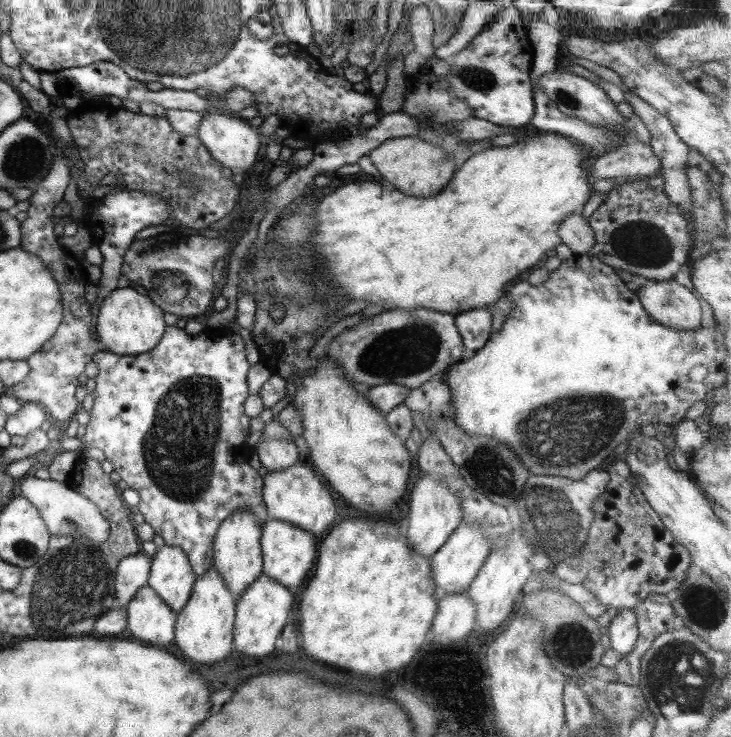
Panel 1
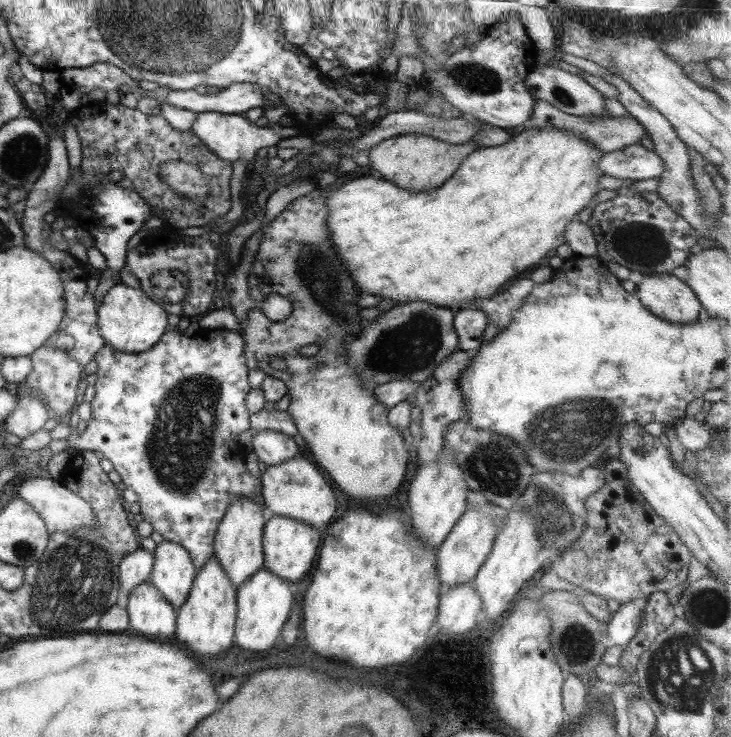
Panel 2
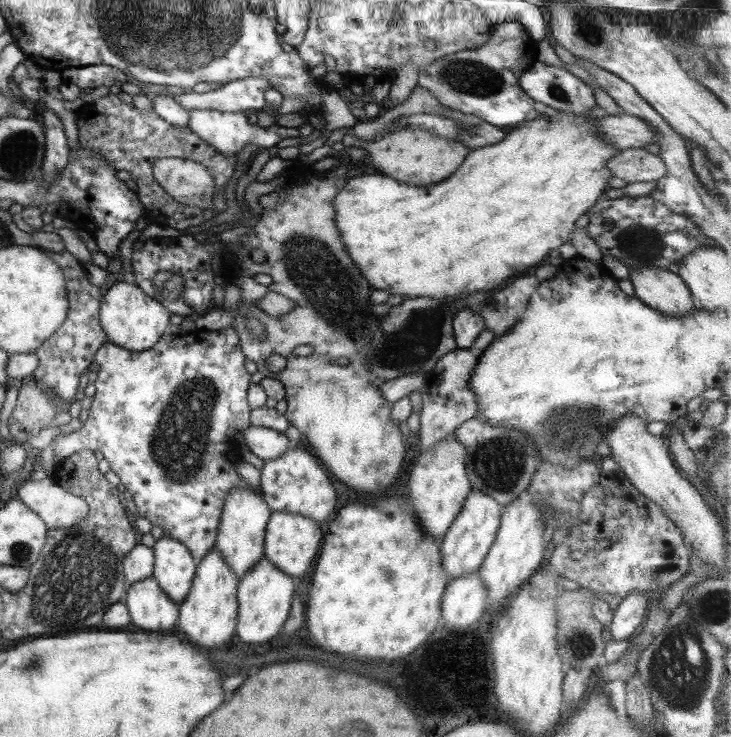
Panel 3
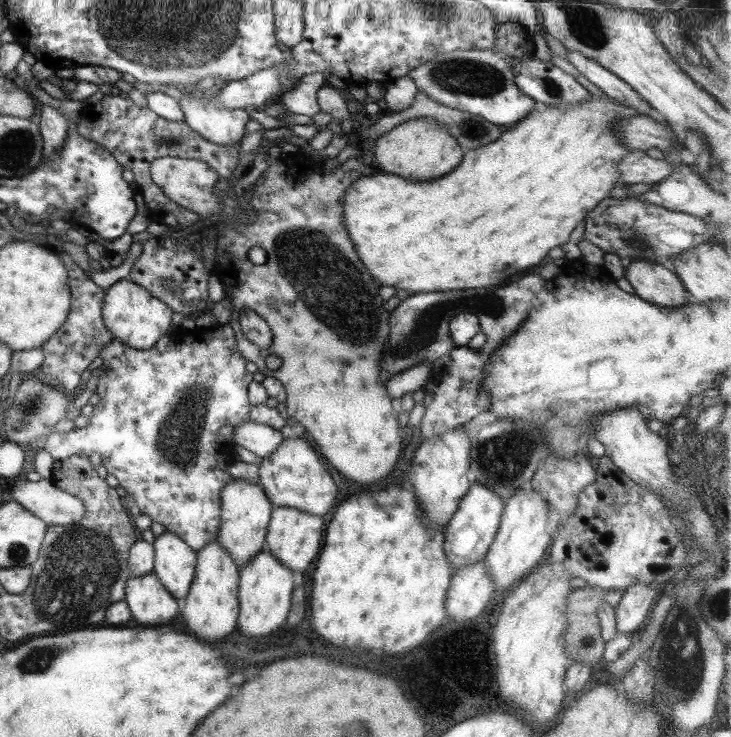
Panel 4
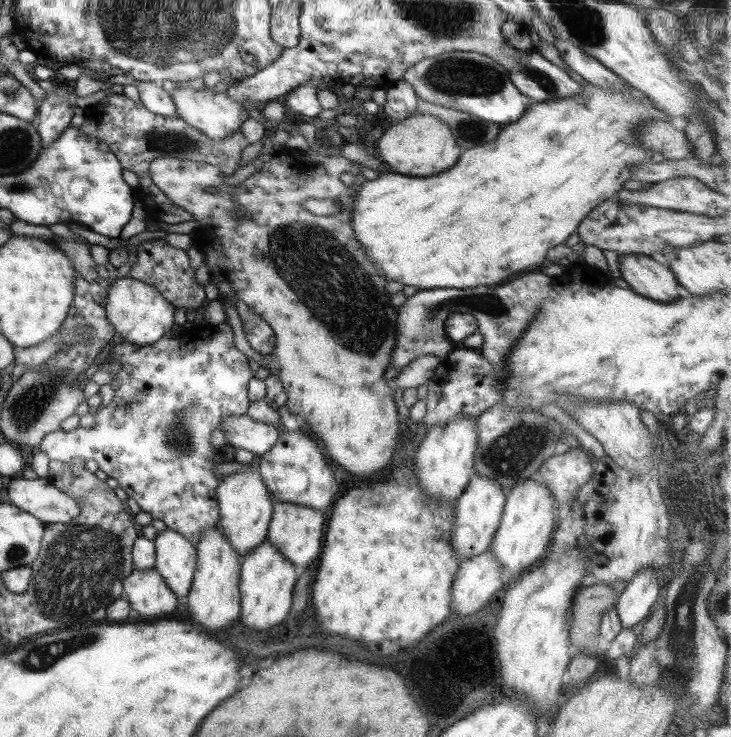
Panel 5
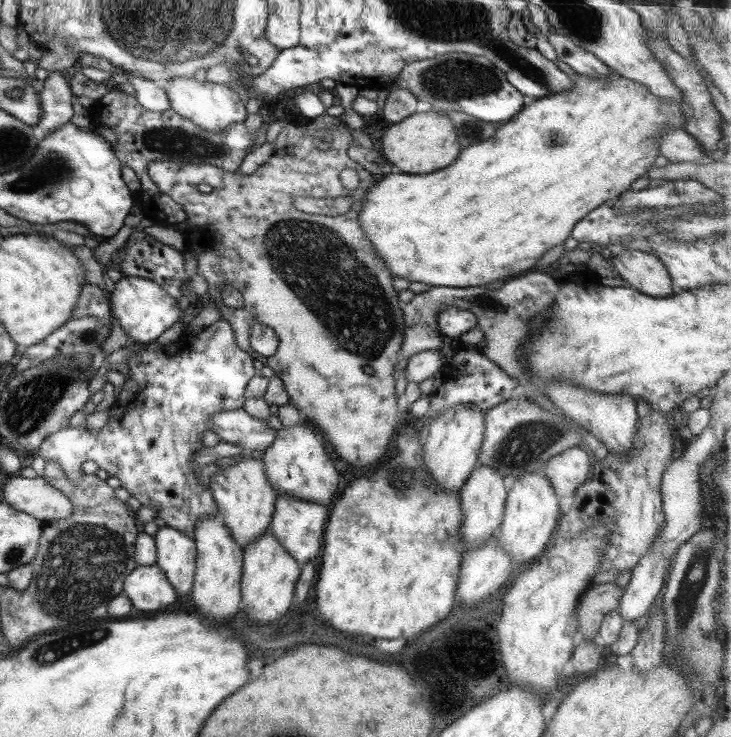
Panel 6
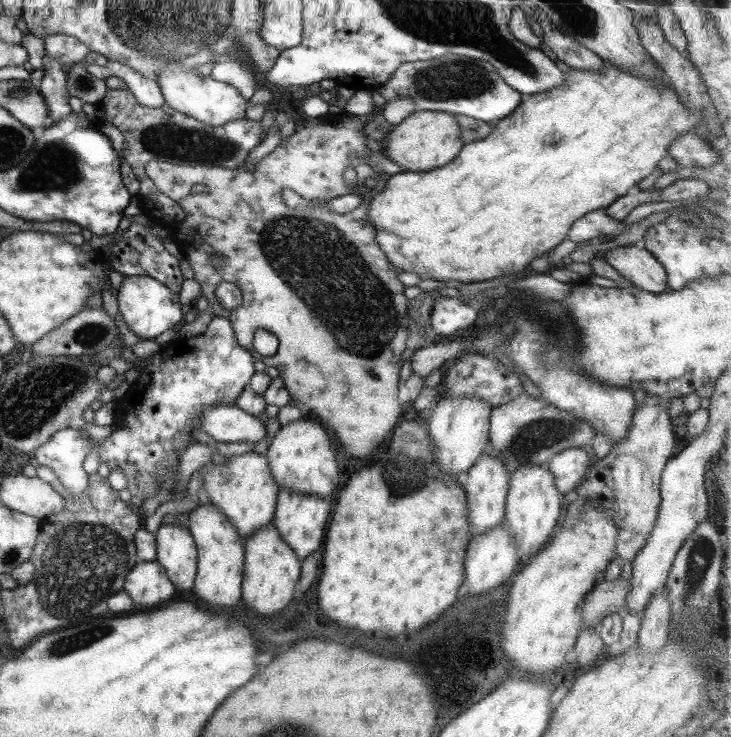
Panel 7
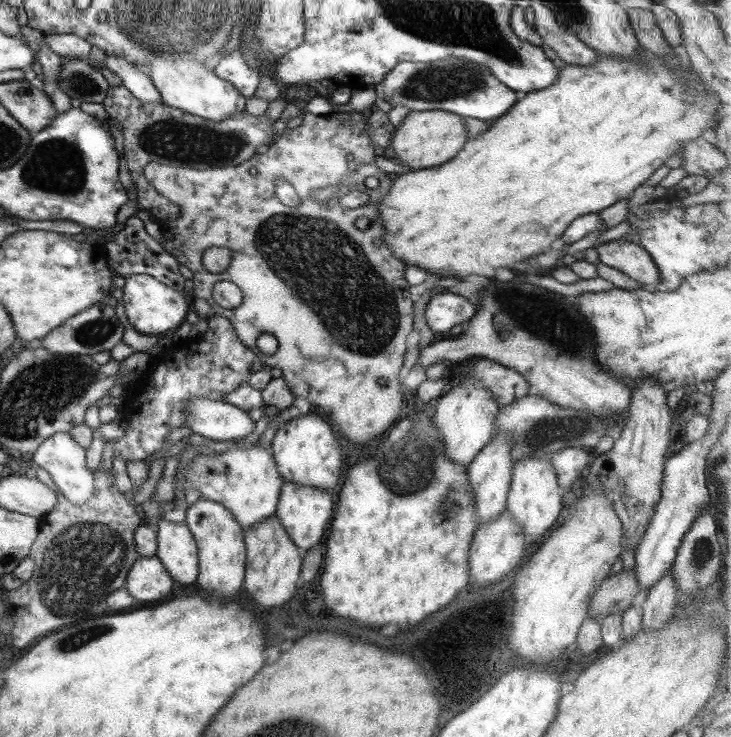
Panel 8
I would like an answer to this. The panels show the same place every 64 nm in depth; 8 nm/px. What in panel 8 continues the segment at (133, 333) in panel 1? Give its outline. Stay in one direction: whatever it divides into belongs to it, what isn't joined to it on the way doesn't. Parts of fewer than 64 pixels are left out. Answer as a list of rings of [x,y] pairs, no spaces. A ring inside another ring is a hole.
[[[131,274],[125,277],[124,287],[125,313],[129,322],[142,334],[160,336],[166,330],[177,329],[186,319],[191,309],[190,297],[174,290],[149,274]]]

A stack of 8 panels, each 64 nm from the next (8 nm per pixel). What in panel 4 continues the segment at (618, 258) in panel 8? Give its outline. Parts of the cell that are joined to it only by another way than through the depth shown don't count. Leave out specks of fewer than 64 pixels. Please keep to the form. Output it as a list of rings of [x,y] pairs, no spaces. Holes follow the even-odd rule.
[[[625,261],[624,276],[640,298],[665,309],[681,307],[690,299],[678,275],[660,263]]]

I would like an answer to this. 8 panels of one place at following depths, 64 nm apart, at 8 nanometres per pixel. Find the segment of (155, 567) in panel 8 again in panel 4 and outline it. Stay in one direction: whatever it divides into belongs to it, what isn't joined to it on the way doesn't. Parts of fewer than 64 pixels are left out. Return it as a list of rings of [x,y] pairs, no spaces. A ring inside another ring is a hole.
[[[154,571],[144,576],[129,576],[123,600],[138,624],[160,626],[177,622],[178,603]]]

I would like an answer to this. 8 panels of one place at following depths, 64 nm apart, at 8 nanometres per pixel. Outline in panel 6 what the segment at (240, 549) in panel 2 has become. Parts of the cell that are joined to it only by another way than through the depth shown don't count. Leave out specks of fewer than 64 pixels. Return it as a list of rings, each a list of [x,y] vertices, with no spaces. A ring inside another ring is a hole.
[[[261,455],[219,469],[210,478],[210,493],[217,504],[217,518],[230,530],[234,540],[244,548],[268,530],[273,519],[277,496],[264,469]]]

